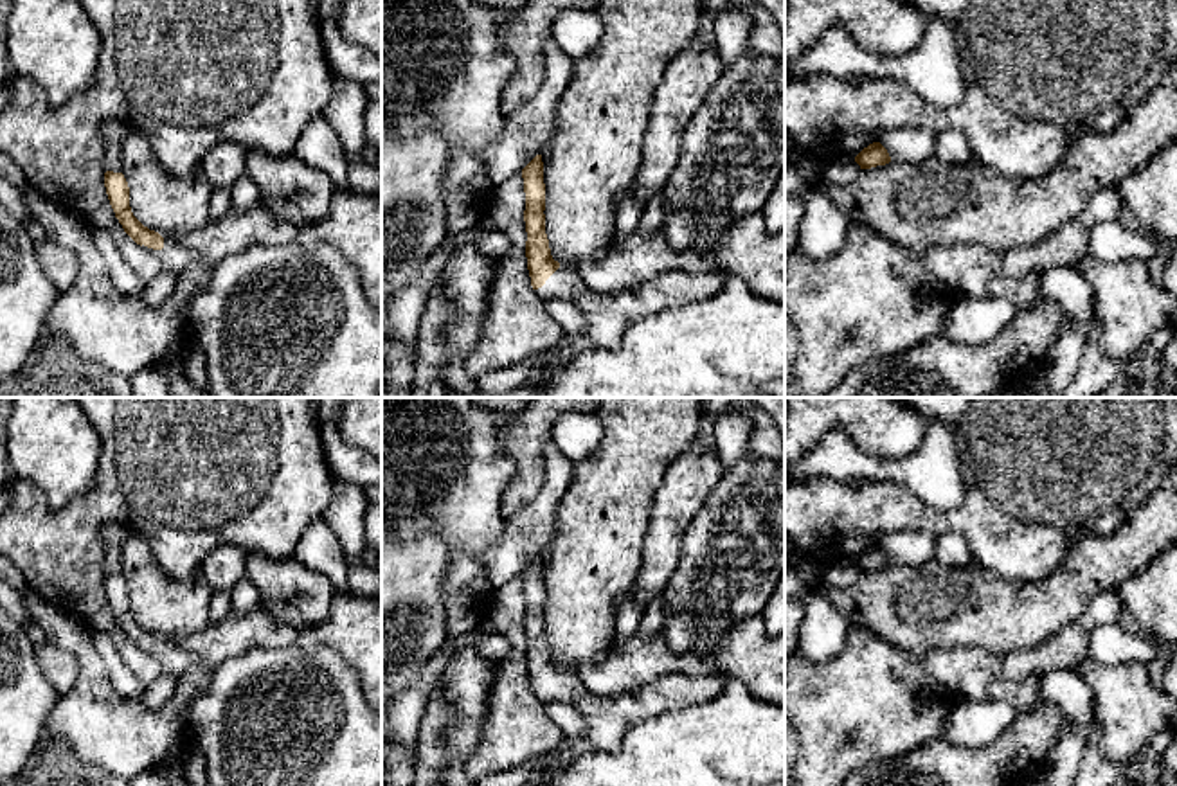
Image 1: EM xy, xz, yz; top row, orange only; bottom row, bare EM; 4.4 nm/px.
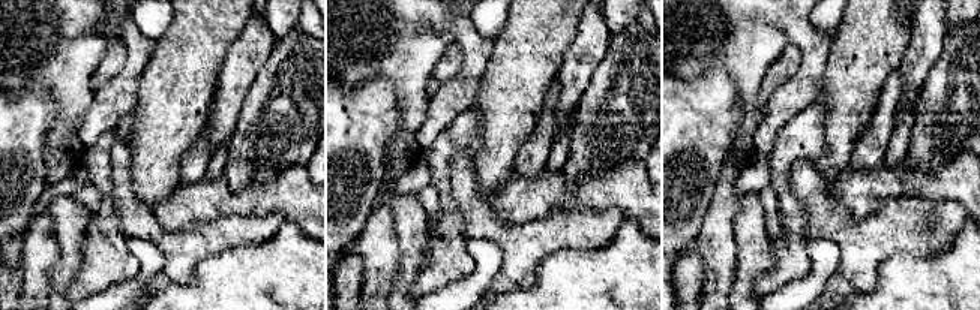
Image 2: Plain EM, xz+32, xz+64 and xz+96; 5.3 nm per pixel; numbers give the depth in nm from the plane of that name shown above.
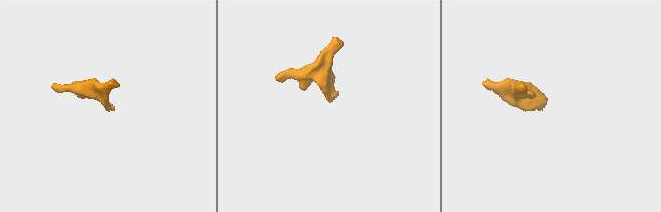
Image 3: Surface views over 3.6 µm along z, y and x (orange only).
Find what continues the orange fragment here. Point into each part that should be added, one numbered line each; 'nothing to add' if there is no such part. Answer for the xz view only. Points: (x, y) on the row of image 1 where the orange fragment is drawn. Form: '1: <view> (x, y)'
1: xz (605, 315)

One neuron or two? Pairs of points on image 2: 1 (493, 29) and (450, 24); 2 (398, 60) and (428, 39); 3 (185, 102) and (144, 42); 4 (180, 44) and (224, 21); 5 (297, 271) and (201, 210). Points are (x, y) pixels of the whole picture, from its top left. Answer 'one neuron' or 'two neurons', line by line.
1: two neurons
2: one neuron
3: two neurons
4: one neuron
5: two neurons

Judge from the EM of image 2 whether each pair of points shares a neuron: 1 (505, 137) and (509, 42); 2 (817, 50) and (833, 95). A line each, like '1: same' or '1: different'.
1: same
2: different

